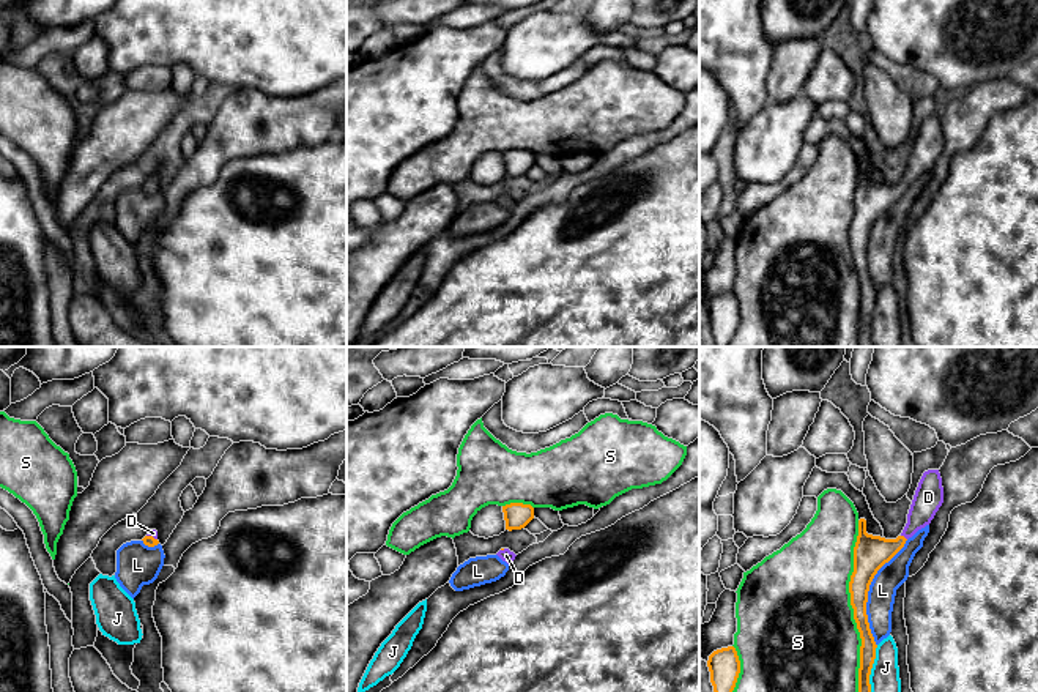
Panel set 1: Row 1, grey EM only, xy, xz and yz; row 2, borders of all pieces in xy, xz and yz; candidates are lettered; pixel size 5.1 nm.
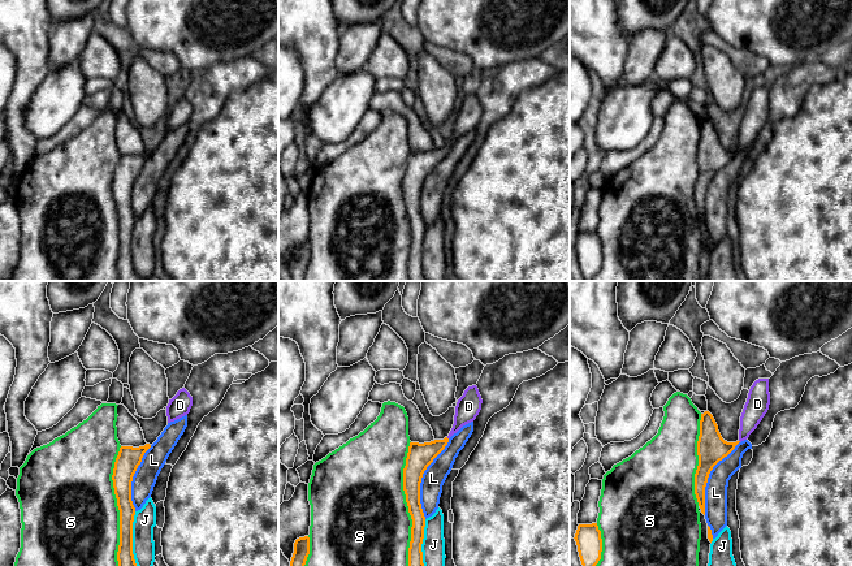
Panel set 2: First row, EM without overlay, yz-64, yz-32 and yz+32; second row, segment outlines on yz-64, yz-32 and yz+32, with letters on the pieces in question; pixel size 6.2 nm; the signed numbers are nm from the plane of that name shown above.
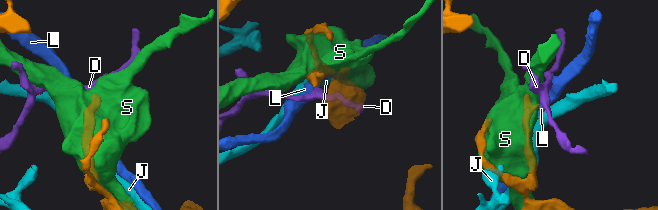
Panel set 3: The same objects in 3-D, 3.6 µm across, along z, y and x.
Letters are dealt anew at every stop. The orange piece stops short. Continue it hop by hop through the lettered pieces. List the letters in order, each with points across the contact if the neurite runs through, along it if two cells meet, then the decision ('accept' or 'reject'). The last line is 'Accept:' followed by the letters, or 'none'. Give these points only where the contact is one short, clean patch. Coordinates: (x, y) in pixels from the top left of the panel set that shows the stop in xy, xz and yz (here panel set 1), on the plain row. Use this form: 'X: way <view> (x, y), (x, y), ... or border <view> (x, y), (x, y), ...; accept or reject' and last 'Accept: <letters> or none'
D: way yz (871, 199), (892, 194), (904, 185), (922, 159), (928, 144); accept
J: reject
L: reject
S: reject
Accept: D

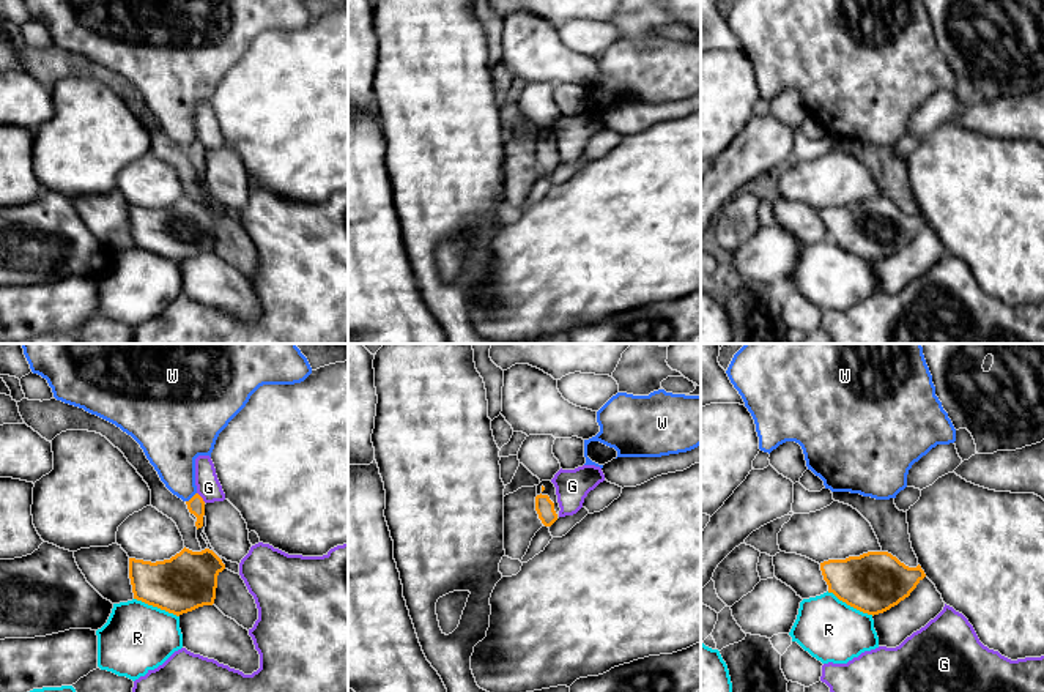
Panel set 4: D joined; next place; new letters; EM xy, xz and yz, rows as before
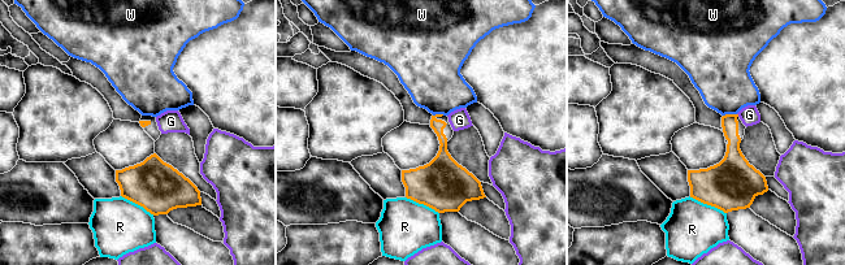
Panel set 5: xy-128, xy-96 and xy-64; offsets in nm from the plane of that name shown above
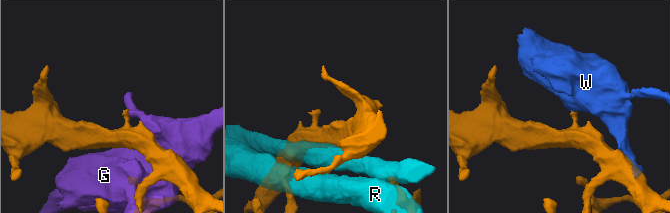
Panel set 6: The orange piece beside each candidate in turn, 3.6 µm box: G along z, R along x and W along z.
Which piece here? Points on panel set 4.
G: reject
R: reject
W: reject
Accept: none

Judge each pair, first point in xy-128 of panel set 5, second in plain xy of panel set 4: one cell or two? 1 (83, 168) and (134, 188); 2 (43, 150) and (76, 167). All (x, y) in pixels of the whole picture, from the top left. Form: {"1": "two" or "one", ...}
{"1": "two", "2": "one"}

